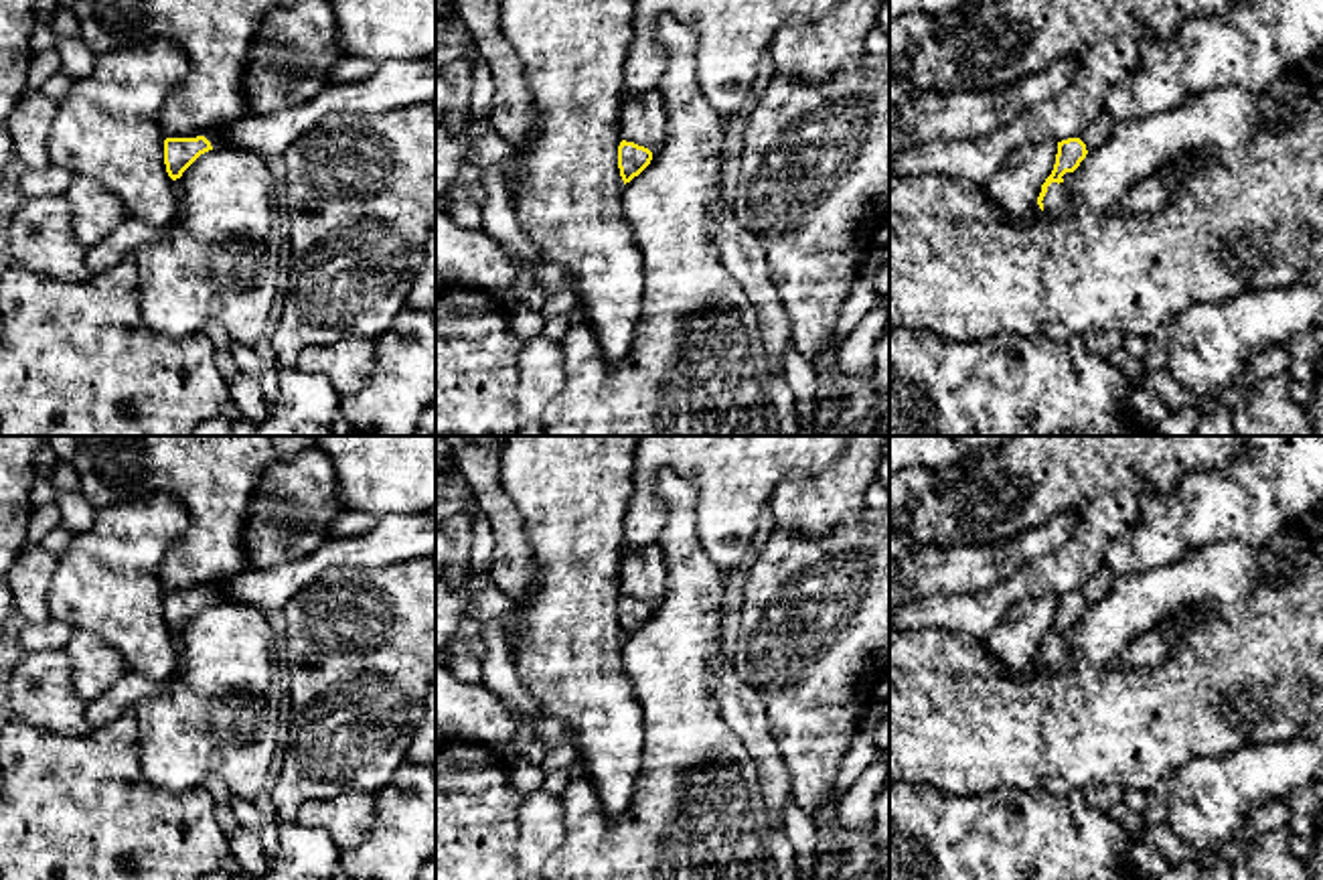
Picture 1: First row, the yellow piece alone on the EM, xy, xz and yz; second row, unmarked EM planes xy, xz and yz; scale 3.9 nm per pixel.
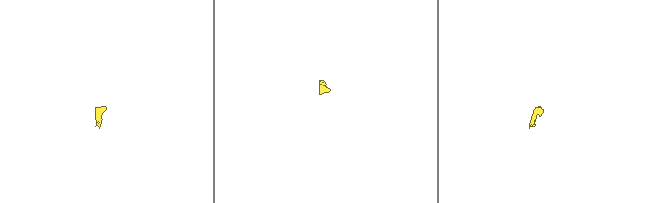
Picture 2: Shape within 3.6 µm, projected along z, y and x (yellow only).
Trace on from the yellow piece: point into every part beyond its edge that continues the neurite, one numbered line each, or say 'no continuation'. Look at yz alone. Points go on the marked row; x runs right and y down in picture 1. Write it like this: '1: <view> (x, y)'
1: yz (1101, 128)
2: yz (1056, 199)

